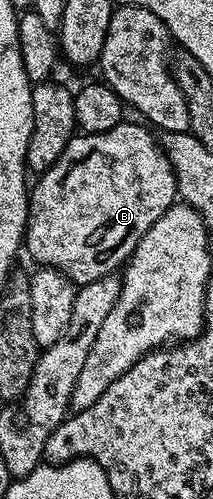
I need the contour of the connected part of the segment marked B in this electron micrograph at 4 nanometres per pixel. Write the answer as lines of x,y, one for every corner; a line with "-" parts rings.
121,121
118,125
114,125
114,129
97,135
73,134
72,140
66,145
66,149
62,149
62,157
58,157
58,161
54,161
52,168
37,178
40,180
37,181
36,187
34,183
28,197
28,226
24,232
26,251
29,251
37,259
35,262
39,266
58,269
66,278
71,279
77,285
93,283
102,277
119,272
131,259
132,250
138,245
138,241
144,236
146,229
150,229
150,225
154,225
154,221
158,221
158,217
162,217
162,213
166,213
178,199
176,178
172,172
168,156
165,155
164,148
160,146
157,136
155,134
152,136
151,133
153,134
153,132
143,122
128,122

